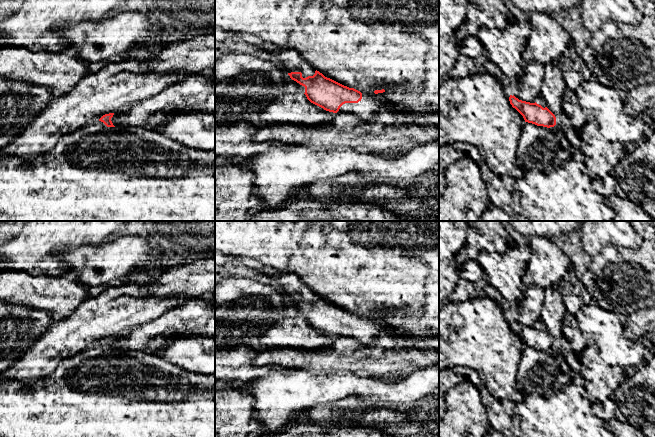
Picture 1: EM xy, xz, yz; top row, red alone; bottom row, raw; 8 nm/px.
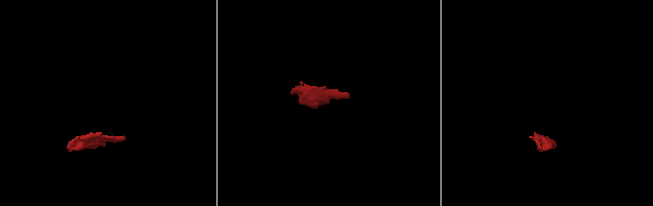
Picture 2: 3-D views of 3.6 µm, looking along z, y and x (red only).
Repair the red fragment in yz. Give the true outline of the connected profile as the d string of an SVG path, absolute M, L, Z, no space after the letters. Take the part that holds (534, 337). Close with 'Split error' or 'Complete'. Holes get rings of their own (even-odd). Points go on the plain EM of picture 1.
M514 319L509 321L510 328L524 342L525 346L543 351L554 351L556 349L555 339L546 331L539 322L535 327L519 324Z. Split error

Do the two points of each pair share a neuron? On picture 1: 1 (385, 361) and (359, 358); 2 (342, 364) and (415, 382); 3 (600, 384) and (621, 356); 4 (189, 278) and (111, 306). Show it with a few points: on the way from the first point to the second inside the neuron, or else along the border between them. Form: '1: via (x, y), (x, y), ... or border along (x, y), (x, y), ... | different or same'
1: via (379, 361), (365, 359) | same
2: border along (369, 374), (376, 377) | different
3: border along (597, 350), (602, 361), (623, 368) | different
4: via (179, 300), (156, 306), (133, 306) | same

